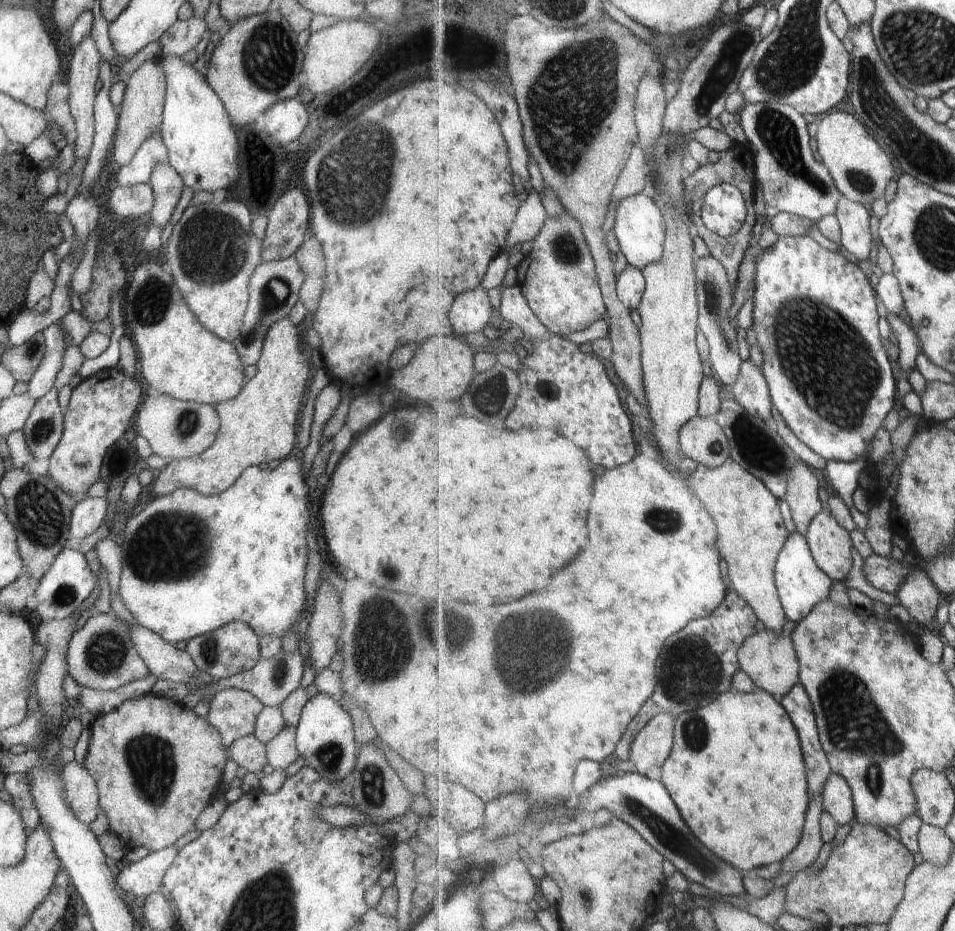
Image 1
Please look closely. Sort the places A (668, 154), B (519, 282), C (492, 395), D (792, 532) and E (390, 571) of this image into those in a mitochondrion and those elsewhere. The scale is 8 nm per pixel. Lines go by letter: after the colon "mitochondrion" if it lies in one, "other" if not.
A: mitochondrion
B: other
C: mitochondrion
D: other
E: mitochondrion

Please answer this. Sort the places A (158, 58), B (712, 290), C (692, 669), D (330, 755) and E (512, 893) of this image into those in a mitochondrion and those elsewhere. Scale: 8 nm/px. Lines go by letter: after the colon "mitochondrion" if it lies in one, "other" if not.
A: other
B: mitochondrion
C: mitochondrion
D: mitochondrion
E: other

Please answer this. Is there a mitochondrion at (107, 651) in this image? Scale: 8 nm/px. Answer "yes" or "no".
yes

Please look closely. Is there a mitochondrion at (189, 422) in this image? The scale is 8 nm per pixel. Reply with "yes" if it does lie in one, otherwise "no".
yes

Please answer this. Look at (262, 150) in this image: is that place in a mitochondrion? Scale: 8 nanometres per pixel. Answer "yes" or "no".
no

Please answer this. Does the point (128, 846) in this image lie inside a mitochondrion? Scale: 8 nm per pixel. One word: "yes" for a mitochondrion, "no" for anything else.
no

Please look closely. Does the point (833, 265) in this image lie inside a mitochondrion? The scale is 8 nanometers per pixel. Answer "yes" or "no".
no

